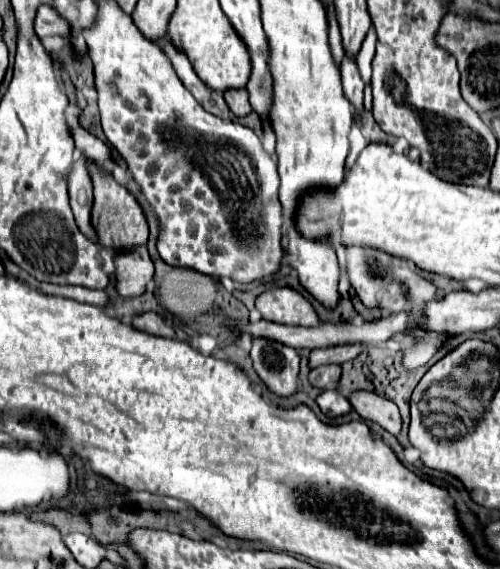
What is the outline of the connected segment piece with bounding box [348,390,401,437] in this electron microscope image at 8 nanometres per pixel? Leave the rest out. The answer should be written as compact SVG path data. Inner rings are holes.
M361 390L359 396L358 392L351 394L348 399L362 419L375 421L385 431L399 437L399 433L401 433L401 413L399 413L399 407L393 401L365 390Z

